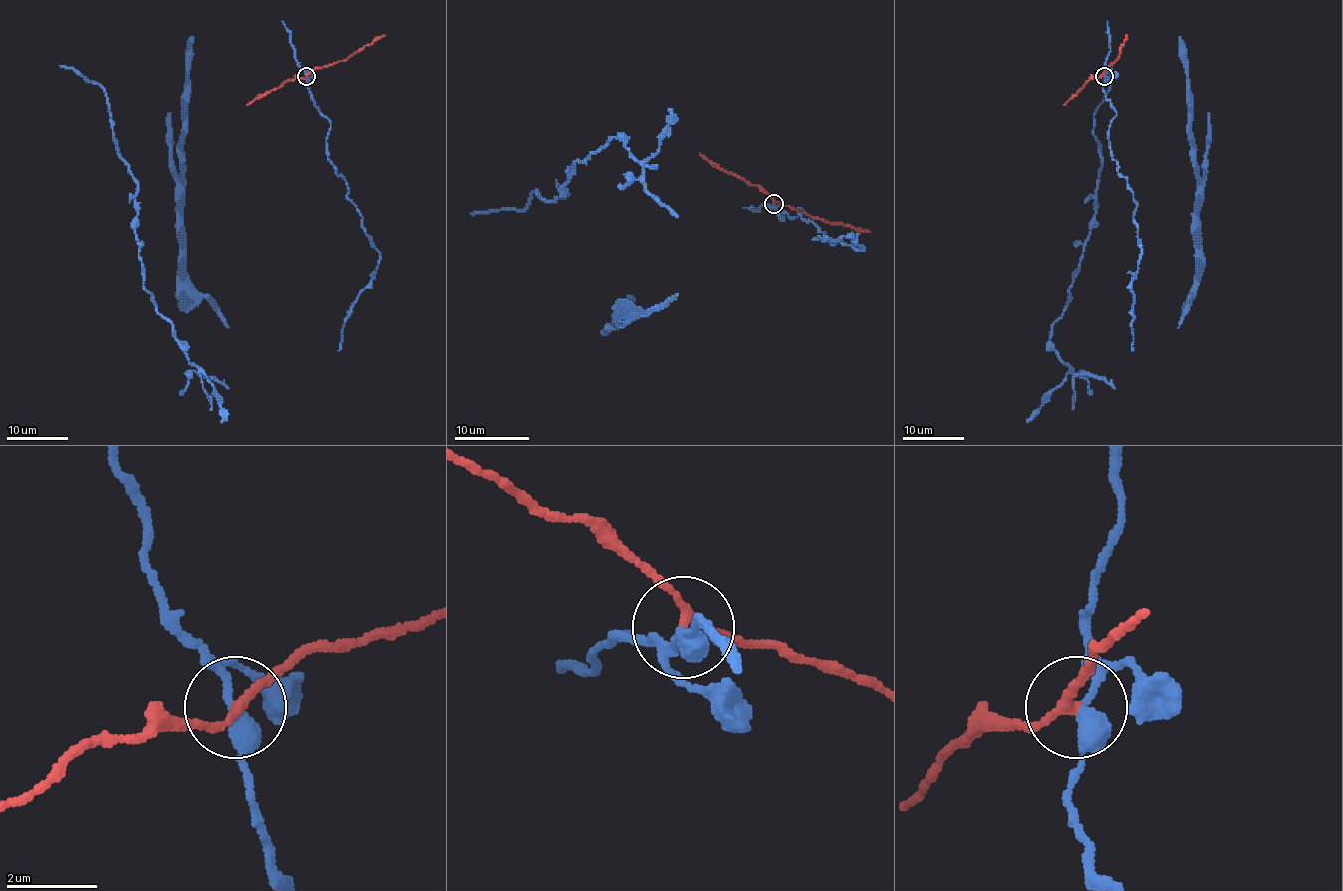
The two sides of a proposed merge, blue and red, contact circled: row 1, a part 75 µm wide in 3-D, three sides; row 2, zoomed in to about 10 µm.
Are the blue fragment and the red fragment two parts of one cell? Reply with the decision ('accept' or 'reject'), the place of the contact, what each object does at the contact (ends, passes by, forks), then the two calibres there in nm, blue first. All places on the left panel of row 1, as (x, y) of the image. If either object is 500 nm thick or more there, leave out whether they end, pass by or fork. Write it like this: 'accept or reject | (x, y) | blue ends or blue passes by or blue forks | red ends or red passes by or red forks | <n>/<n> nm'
reject | (306, 76) | blue passes by | red passes by | 360/180 nm

